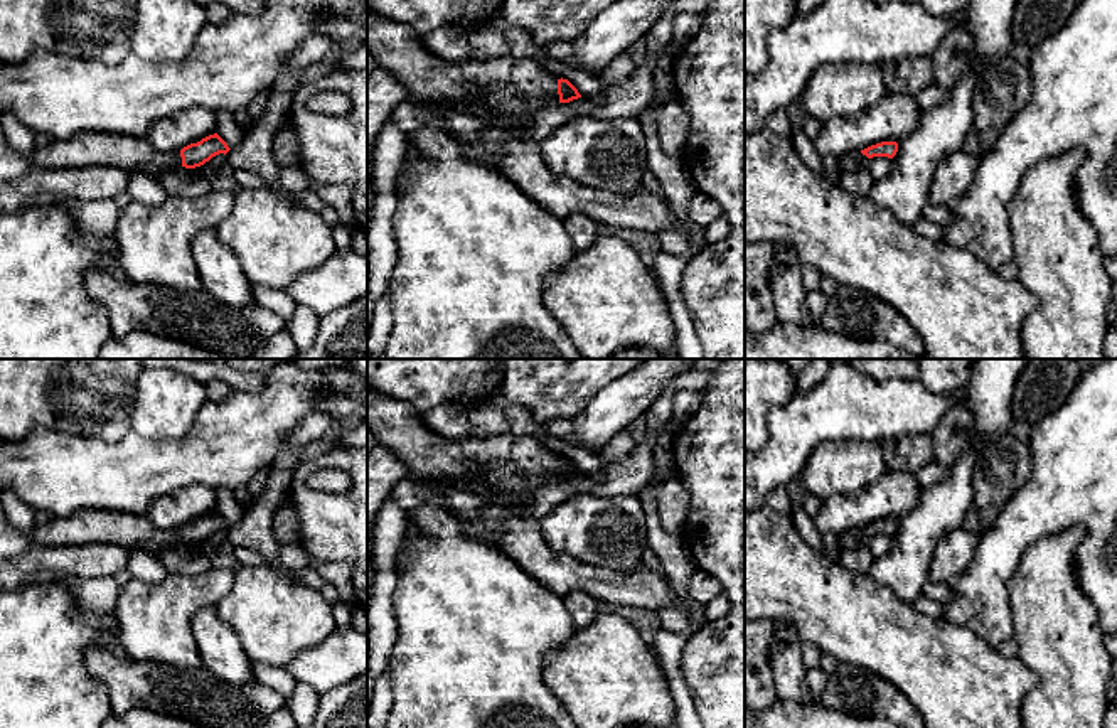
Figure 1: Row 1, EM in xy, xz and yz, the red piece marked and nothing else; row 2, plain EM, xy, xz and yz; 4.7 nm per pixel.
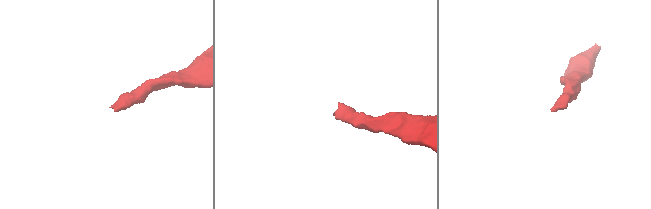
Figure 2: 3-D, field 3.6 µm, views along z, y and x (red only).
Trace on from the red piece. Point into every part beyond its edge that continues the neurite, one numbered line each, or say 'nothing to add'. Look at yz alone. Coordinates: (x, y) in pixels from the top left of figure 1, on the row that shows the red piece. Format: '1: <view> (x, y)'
1: yz (849, 162)

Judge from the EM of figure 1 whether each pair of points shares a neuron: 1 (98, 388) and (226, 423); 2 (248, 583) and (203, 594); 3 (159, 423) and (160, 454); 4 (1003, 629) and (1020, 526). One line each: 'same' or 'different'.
1: different
2: different
3: different
4: same

